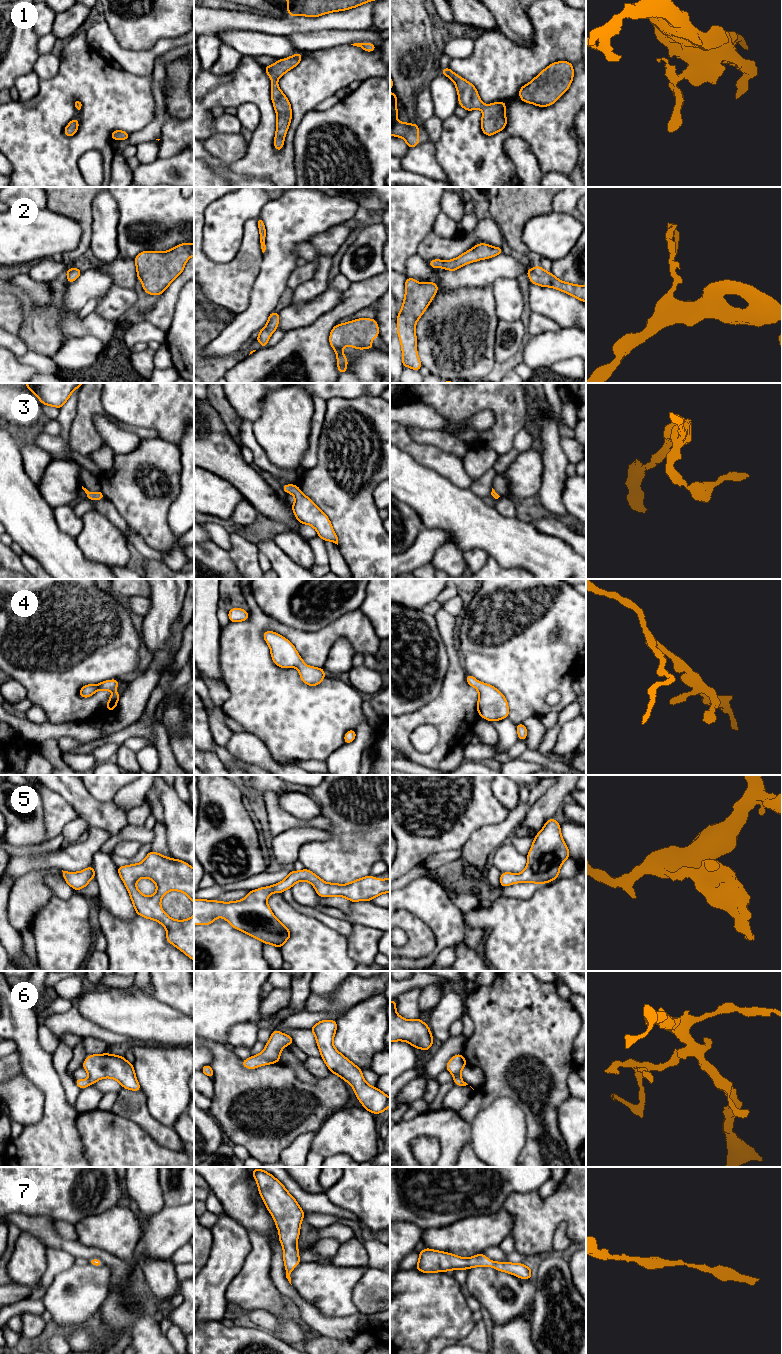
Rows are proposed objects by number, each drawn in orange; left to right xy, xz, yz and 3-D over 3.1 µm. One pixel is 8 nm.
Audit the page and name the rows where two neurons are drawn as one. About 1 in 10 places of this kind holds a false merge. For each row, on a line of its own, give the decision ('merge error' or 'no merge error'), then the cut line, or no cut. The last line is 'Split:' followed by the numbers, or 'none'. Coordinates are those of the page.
1: no merge error; cut none
2: no merge error; cut none
3: no merge error; cut none
4: no merge error; cut none
5: no merge error; cut none
6: no merge error; cut none
7: no merge error; cut none
Split: none

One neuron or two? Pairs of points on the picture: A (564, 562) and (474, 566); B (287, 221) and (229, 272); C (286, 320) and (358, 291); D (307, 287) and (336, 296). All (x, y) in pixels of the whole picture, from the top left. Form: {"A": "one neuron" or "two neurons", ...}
{"A": "two neurons", "B": "two neurons", "C": "two neurons", "D": "two neurons"}

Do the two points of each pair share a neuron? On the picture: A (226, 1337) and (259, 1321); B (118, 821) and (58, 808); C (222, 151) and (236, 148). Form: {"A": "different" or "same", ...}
{"A": "different", "B": "different", "C": "same"}

